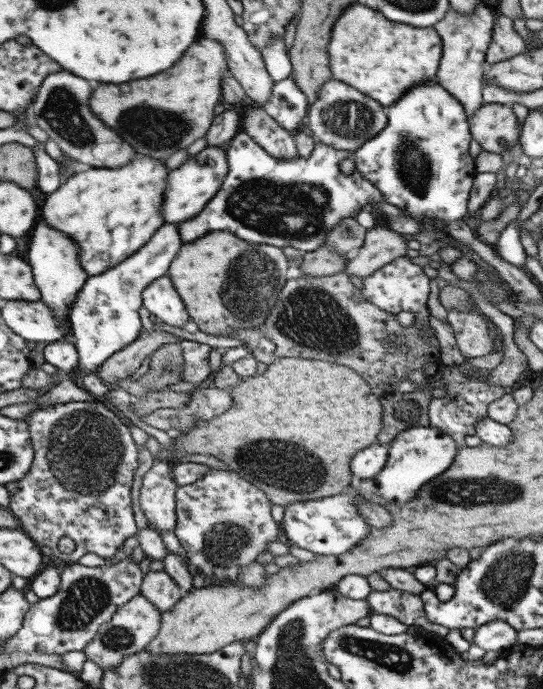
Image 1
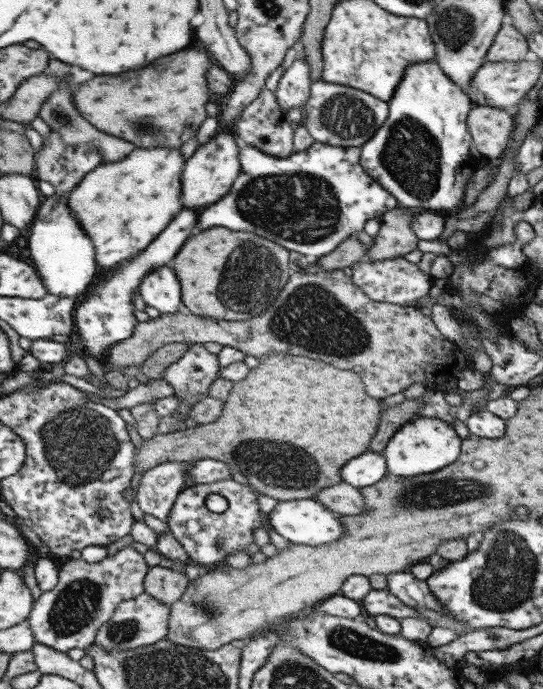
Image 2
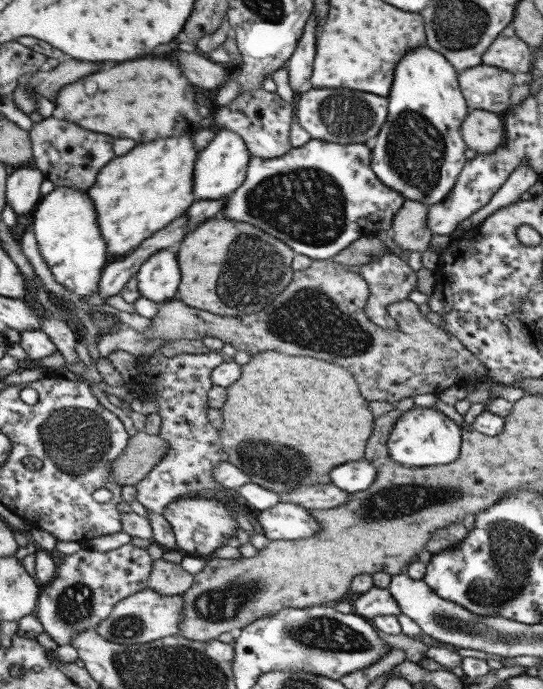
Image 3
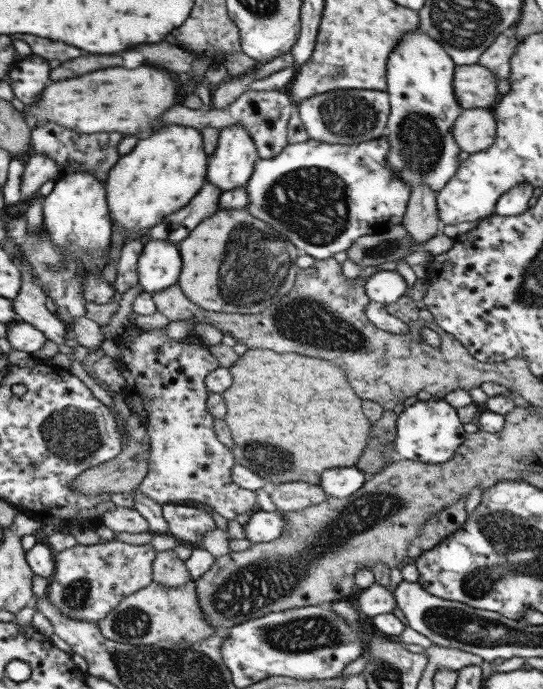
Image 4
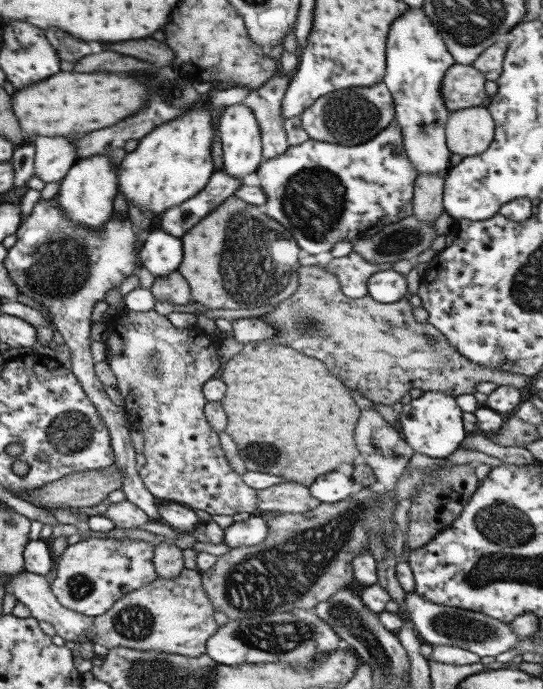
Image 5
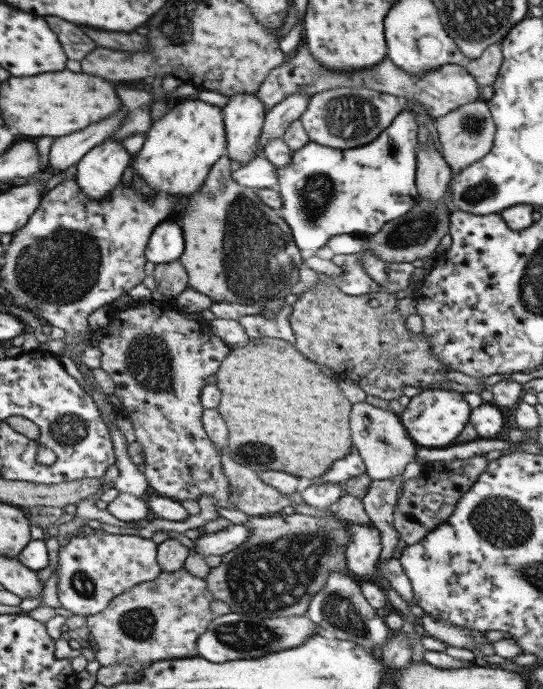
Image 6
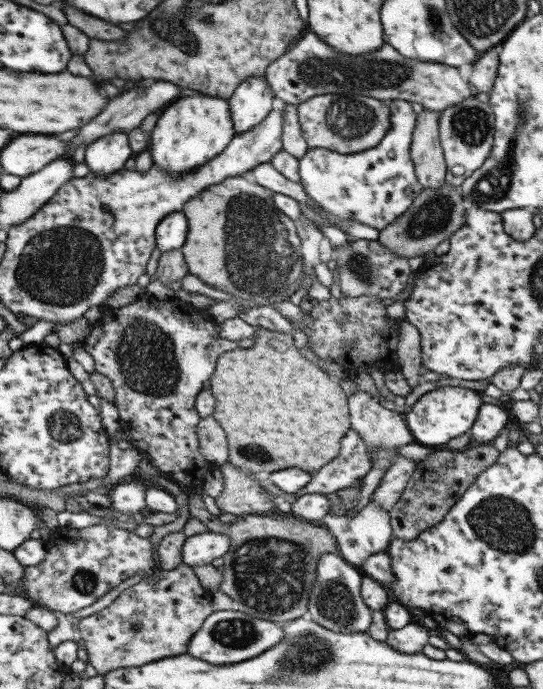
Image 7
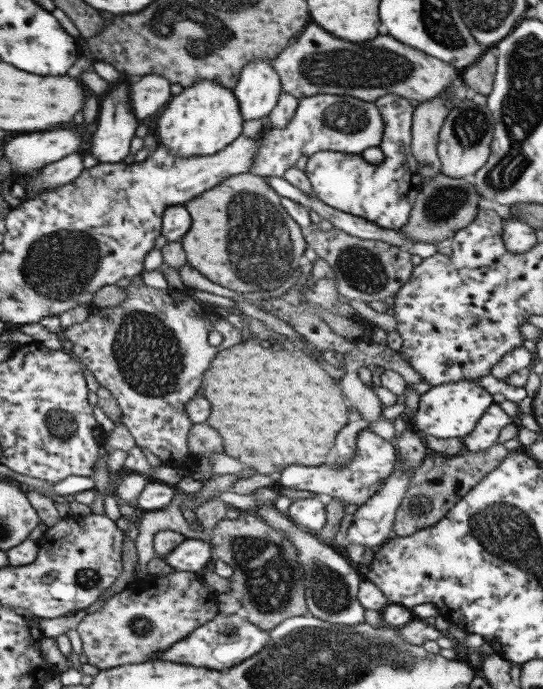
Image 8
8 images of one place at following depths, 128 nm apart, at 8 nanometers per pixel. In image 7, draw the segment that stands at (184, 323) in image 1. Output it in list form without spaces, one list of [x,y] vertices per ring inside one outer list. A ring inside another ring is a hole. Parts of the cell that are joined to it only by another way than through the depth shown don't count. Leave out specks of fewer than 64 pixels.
[[[182,211],[170,212],[155,227],[155,248],[159,253],[180,250],[187,232],[187,221]]]

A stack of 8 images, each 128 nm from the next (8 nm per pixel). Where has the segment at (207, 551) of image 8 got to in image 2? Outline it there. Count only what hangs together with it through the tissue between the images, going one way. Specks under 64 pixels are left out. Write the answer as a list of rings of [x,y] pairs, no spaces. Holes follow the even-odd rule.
[[[292,499],[277,501],[273,510],[265,516],[267,526],[286,541],[298,545],[319,546],[337,540],[343,535],[343,527],[336,513],[312,499]]]

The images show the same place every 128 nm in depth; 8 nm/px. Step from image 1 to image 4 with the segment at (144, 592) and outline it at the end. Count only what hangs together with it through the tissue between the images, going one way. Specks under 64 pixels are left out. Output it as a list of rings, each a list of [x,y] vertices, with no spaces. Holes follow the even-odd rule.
[[[173,549],[156,552],[152,560],[152,581],[165,588],[179,588],[191,582],[190,574]]]

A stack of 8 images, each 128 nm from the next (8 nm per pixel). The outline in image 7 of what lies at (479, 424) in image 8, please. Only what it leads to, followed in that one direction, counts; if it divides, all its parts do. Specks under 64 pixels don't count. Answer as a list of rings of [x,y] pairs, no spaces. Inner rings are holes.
[[[482,403],[478,408],[476,419],[468,430],[471,444],[490,444],[505,424],[507,414],[503,408]]]

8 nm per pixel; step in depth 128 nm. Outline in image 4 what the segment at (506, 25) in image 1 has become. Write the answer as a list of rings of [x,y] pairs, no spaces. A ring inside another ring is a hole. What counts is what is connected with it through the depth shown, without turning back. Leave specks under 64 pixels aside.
[[[500,33],[493,43],[479,55],[476,63],[492,72],[498,80],[506,79],[509,76],[510,56],[517,50],[519,41],[518,38],[503,36]]]

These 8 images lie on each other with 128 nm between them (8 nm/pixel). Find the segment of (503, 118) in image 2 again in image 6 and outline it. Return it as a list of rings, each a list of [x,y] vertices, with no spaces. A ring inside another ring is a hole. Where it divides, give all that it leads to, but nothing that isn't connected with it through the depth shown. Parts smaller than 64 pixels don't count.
[[[483,100],[463,104],[452,112],[435,118],[433,123],[439,146],[441,146],[442,157],[452,173],[466,170],[470,164],[483,158],[490,151],[495,127]]]

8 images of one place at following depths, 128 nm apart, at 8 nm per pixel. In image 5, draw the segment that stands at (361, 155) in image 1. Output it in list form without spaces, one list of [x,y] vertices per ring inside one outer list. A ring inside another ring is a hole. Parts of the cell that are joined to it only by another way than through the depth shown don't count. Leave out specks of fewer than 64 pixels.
[[[409,7],[405,14],[393,20],[385,42],[386,69],[381,81],[393,97],[395,117],[389,125],[397,125],[401,129],[405,154],[417,175],[431,173],[444,177],[452,166],[448,159],[451,152],[446,147],[444,135],[449,111],[441,98],[440,84],[443,73],[454,60],[433,27],[421,7]]]

